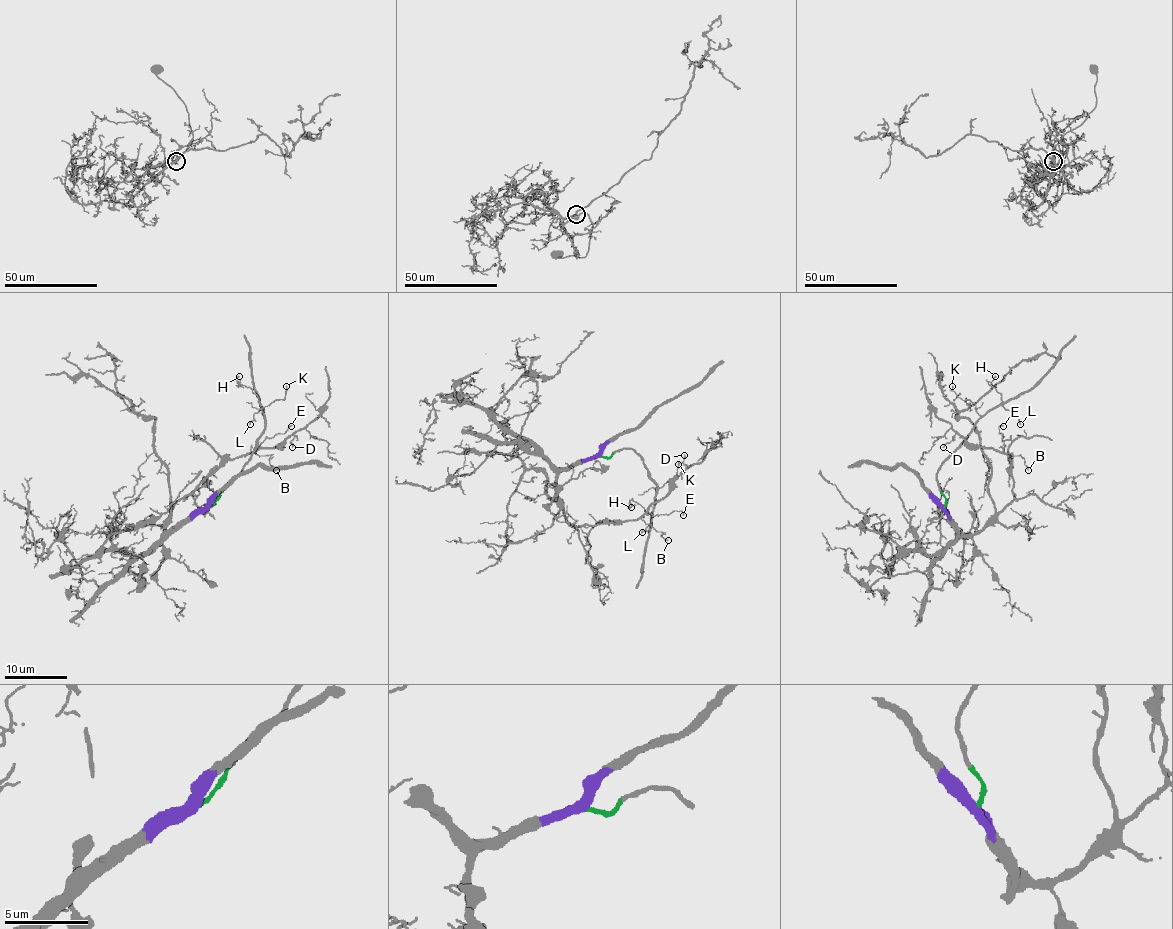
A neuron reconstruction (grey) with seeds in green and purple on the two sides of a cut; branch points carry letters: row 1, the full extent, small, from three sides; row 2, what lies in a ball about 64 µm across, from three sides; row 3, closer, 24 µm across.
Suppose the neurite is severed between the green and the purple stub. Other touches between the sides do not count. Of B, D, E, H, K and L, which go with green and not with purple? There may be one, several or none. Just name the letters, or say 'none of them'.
H, K, L

